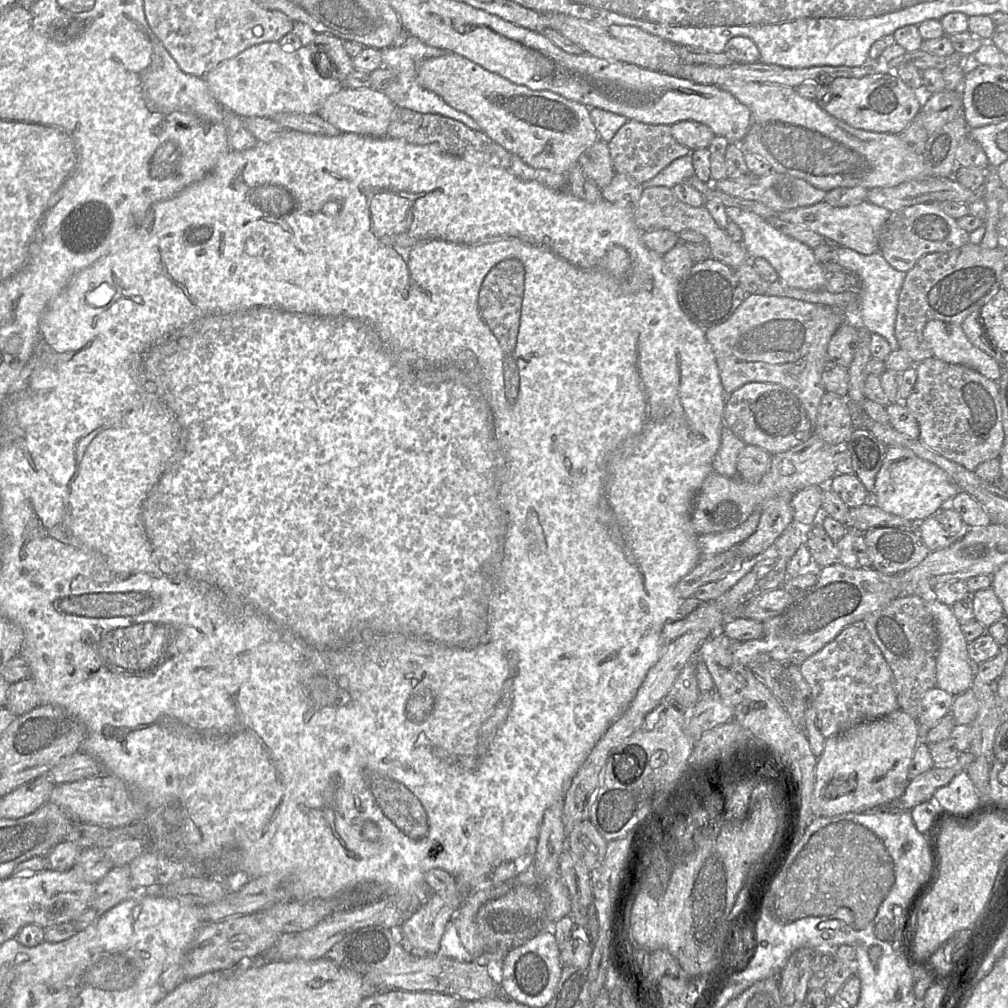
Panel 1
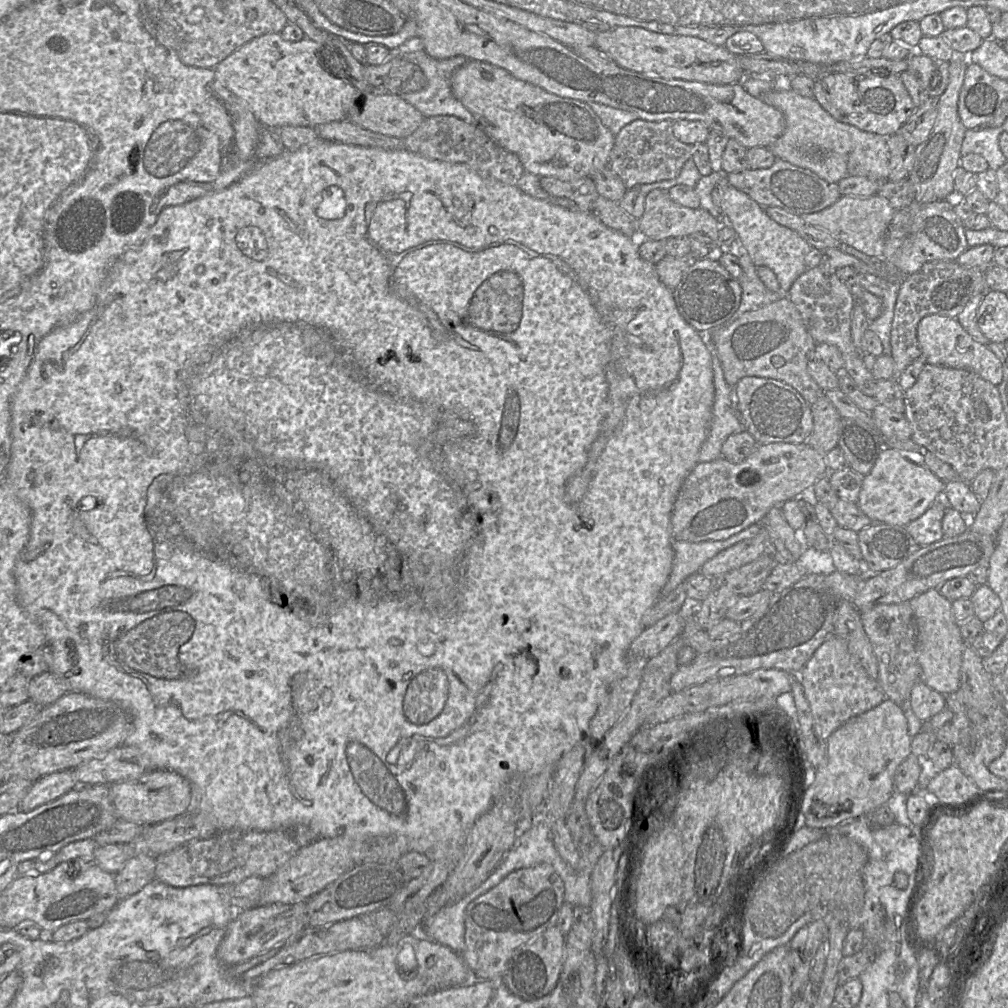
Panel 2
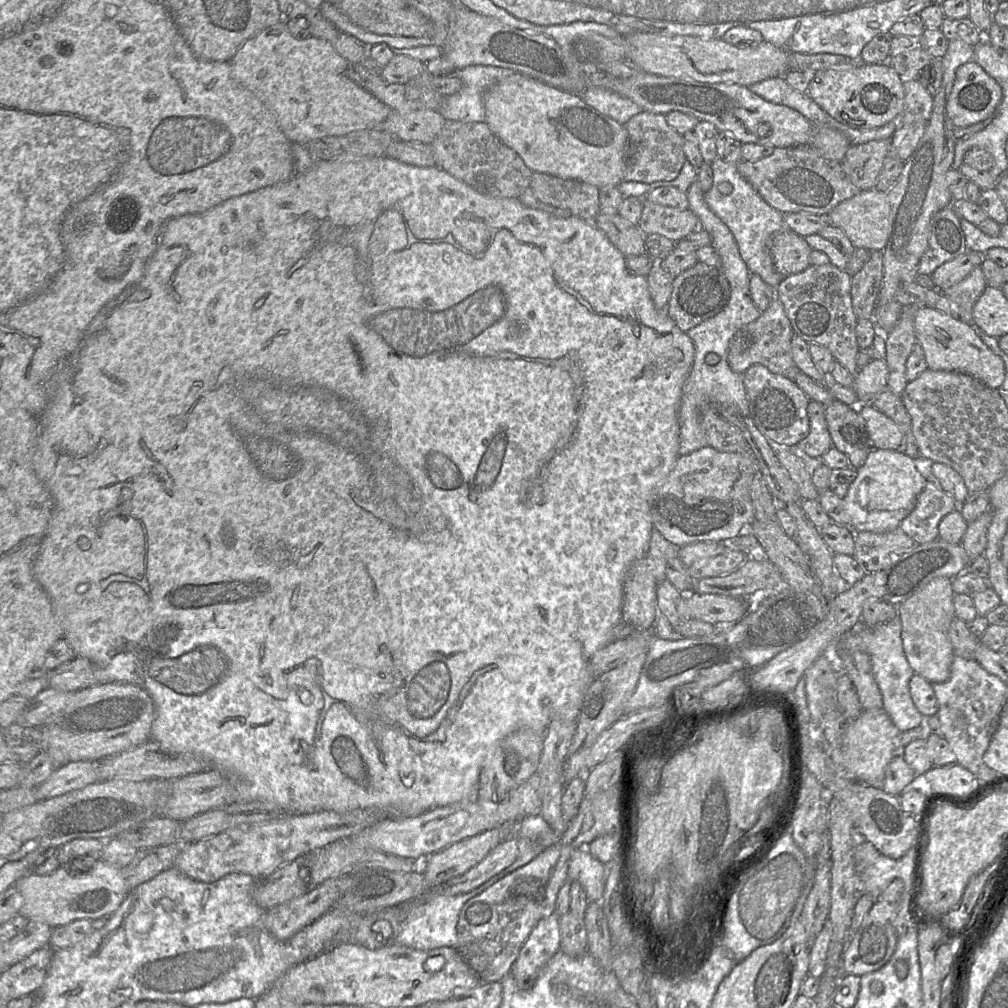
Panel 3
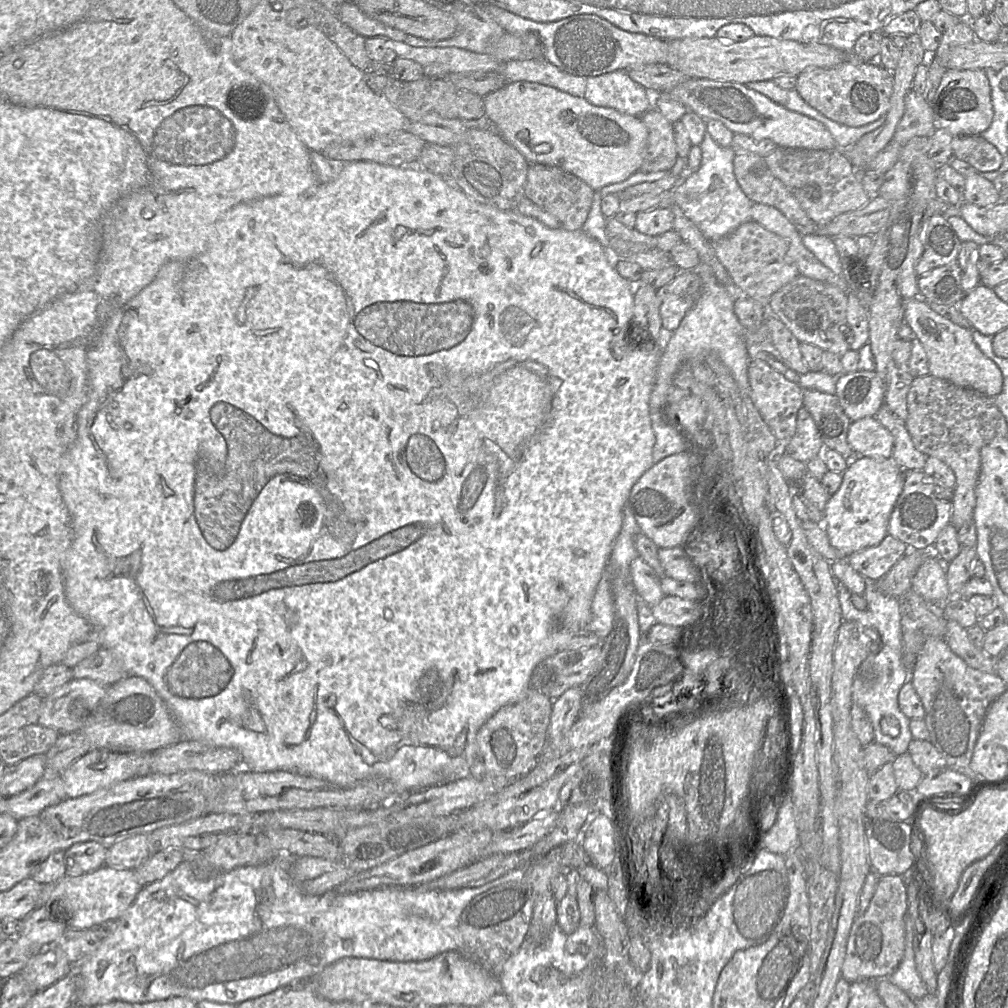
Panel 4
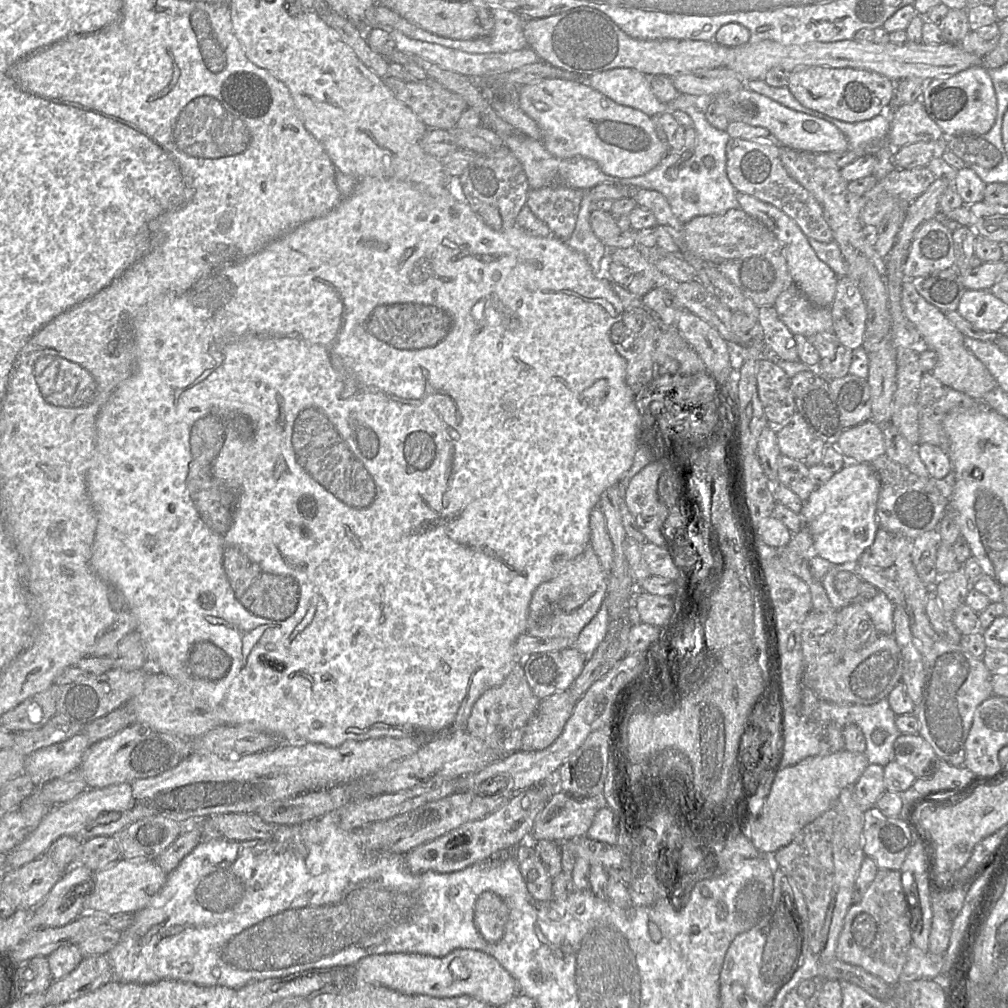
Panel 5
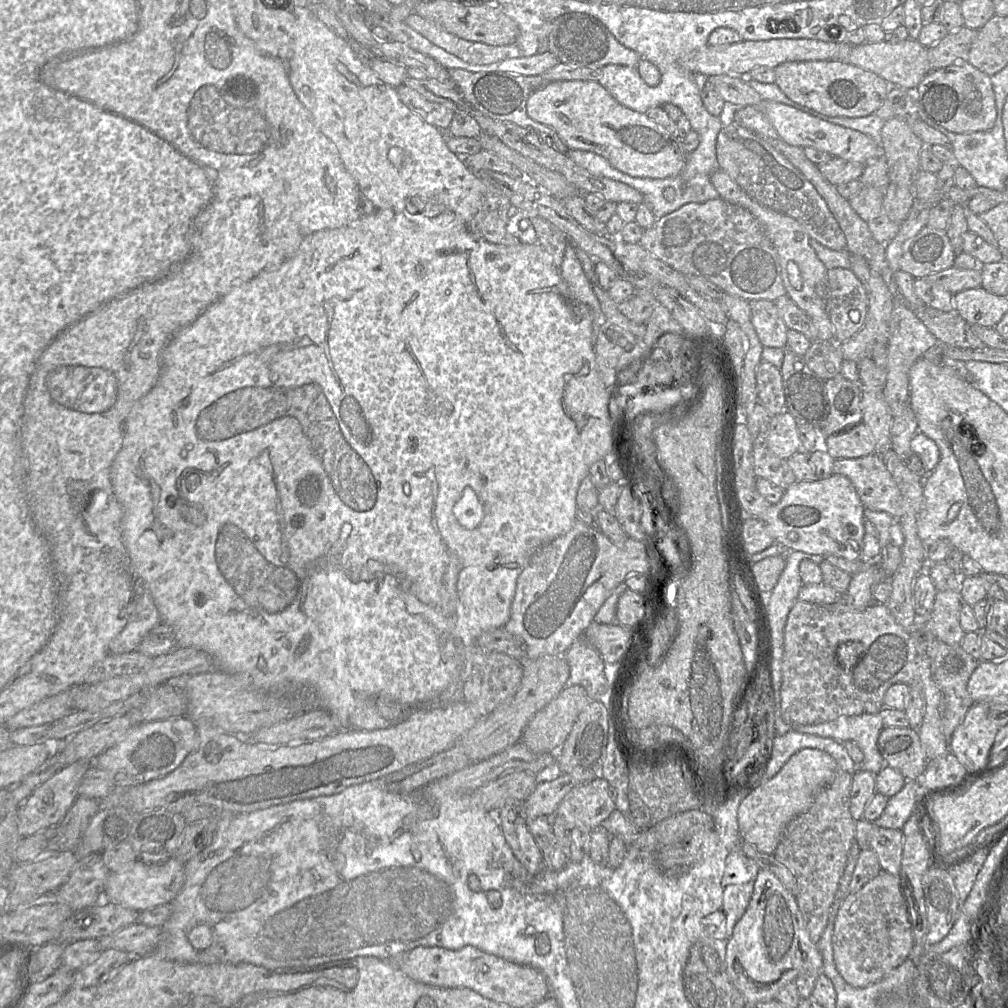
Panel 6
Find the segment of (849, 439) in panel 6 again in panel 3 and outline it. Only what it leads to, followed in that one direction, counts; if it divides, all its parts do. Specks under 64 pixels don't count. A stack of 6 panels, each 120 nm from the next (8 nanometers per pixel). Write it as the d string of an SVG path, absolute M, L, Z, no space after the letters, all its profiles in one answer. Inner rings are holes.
M860 403L859 412L875 449L902 451L903 432L892 419L871 403Z

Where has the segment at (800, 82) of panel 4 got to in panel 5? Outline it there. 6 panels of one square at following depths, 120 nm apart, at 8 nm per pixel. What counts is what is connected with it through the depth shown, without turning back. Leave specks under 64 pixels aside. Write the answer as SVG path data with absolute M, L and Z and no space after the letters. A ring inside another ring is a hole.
M811 66L797 68L788 74L787 87L799 103L844 122L870 120L886 110L891 110L893 105L895 82L876 72Z

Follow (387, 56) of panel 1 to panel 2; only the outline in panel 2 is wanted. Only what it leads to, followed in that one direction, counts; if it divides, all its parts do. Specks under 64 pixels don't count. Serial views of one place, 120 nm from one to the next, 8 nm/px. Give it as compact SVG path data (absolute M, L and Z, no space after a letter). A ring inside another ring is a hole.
M424 50L400 55L404 60L416 64L426 77L426 85L419 91L405 93L400 97L419 110L425 117L448 115L462 119L468 124L476 125L476 119L472 113L457 100L451 88L451 77L456 69L467 62L467 58L463 56L455 56L448 59L435 59L430 57Z

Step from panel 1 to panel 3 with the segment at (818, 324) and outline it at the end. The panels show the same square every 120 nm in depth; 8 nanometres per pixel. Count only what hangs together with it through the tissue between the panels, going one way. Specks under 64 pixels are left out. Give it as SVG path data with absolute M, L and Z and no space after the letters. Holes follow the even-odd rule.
M774 298L769 307L755 321L743 326L732 338L728 352L730 368L737 373L744 373L750 366L761 364L772 373L794 381L800 371L791 353L791 340L794 334L782 302Z

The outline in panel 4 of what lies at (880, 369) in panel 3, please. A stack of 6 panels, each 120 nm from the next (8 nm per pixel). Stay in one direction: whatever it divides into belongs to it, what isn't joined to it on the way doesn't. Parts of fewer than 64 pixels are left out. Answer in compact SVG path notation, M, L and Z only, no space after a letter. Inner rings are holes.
M875 371L841 374L836 380L835 395L849 419L854 422L876 415L884 404L887 383Z

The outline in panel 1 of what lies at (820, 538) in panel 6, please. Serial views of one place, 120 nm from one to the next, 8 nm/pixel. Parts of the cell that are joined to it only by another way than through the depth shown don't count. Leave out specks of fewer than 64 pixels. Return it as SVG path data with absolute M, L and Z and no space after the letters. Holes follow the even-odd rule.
M887 447L870 500L885 512L917 524L936 515L960 490L944 470L918 457L910 449Z

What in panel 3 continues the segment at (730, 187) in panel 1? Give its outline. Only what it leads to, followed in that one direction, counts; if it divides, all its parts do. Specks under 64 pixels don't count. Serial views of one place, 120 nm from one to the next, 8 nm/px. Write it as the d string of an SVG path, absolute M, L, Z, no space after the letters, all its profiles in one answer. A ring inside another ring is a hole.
M811 145L775 148L770 156L760 160L741 160L738 171L772 208L783 214L829 214L839 203L860 192L843 171L841 162L825 159Z

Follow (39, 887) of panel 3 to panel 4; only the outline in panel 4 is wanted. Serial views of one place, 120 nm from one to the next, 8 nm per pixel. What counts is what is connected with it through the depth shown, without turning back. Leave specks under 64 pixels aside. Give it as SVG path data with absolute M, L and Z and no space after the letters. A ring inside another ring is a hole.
M104 865L79 876L68 876L46 887L46 901L59 899L69 902L69 928L88 929L108 919L118 917L133 903L143 885L138 881L134 869L116 869Z

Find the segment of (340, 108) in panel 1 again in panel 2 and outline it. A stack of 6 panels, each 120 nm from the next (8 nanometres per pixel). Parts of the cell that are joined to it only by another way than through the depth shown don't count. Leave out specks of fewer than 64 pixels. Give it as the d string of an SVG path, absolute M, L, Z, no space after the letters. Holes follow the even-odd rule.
M370 92L351 107L347 120L380 134L405 138L422 123L425 116L400 95Z

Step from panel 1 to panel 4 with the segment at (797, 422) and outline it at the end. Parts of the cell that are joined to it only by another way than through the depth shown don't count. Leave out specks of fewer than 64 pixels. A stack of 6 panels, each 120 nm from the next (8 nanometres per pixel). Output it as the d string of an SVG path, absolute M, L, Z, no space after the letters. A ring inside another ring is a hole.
M753 359L748 366L751 399L775 435L779 443L785 443L796 432L797 413L803 406L803 391L798 383L788 380L783 374L773 369L766 362Z

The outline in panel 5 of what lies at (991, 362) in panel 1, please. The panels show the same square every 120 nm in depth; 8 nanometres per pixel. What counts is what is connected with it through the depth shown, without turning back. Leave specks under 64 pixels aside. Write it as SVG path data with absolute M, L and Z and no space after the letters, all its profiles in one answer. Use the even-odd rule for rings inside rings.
M905 279L902 284L902 307L905 316L921 337L920 347L930 348L937 353L938 361L932 371L935 378L947 387L981 400L988 392L997 387L997 382L989 370L965 347L965 336L949 322L945 313L928 303L916 291L912 279Z

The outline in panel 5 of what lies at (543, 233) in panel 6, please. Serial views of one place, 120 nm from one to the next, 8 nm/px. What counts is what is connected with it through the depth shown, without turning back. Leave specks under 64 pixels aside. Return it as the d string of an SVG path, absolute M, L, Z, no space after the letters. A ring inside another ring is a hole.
M566 185L530 189L526 205L550 229L551 236L566 242L576 227L584 191Z

